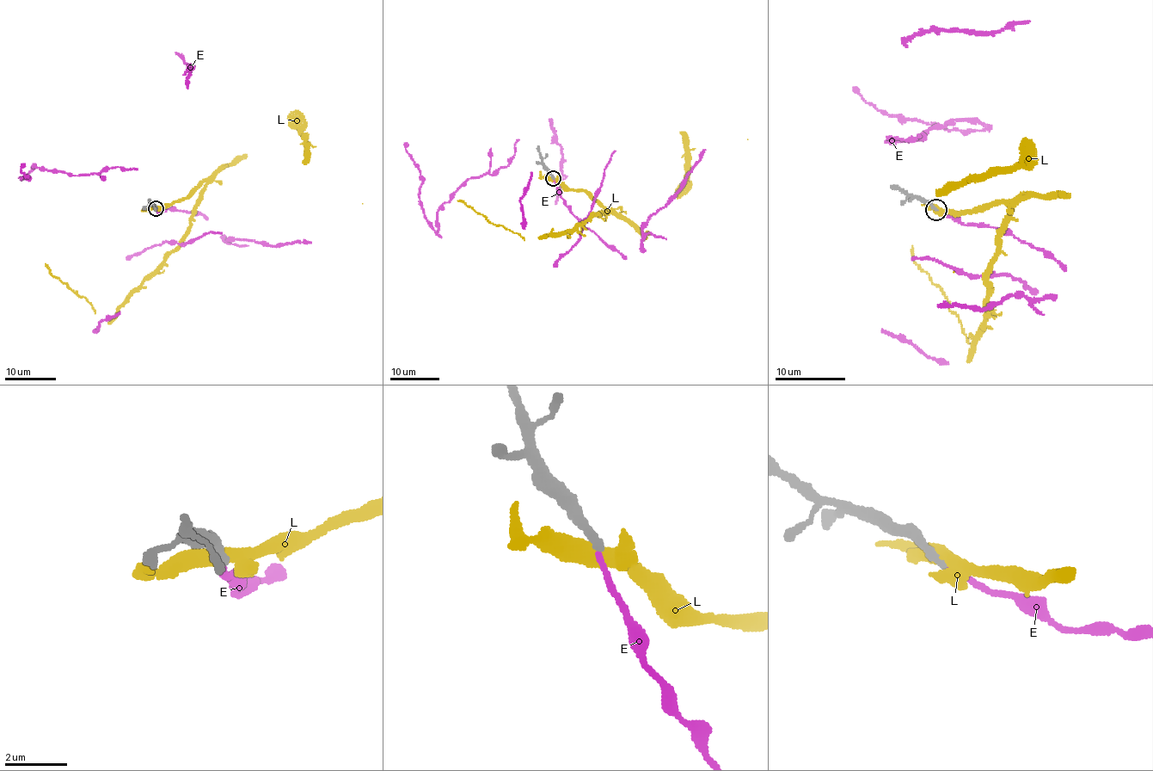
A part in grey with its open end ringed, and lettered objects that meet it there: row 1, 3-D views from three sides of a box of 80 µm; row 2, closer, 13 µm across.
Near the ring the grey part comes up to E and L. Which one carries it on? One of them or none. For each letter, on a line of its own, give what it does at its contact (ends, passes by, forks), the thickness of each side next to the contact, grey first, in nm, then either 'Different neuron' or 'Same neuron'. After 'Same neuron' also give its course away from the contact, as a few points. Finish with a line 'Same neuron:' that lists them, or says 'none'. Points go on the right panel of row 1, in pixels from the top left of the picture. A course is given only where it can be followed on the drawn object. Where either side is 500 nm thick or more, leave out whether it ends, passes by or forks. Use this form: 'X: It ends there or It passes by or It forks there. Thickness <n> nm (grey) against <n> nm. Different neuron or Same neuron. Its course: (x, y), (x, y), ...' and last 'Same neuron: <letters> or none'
E: It ends there. Thickness 280 nm (grey) against 160 nm. Different neuron
L: Thickness 320 nm (grey) against 500 nm. Different neuron
Same neuron: none

